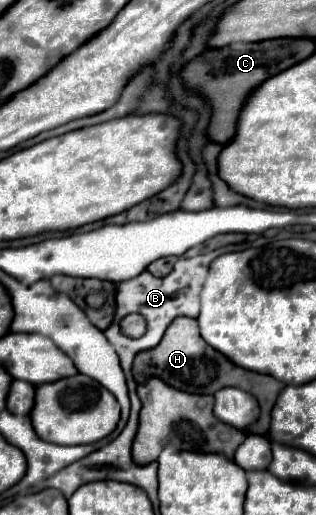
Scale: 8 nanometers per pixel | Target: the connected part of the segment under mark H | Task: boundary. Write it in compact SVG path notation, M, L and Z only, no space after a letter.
M178 317L172 321L170 329L166 329L162 341L158 347L154 347L152 351L142 351L136 355L134 359L134 379L138 383L144 383L146 377L160 377L164 383L168 383L174 389L186 391L186 393L198 393L198 395L214 395L218 389L224 387L238 387L238 389L246 389L246 393L252 393L262 409L262 417L258 421L258 425L254 425L254 433L258 435L266 435L268 427L270 427L270 411L274 407L274 401L278 399L278 393L284 389L284 383L270 377L270 375L260 375L254 371L246 371L238 365L234 365L228 357L224 357L222 353L218 353L216 349L212 349L198 331L198 323L196 319L188 319L188 317Z

